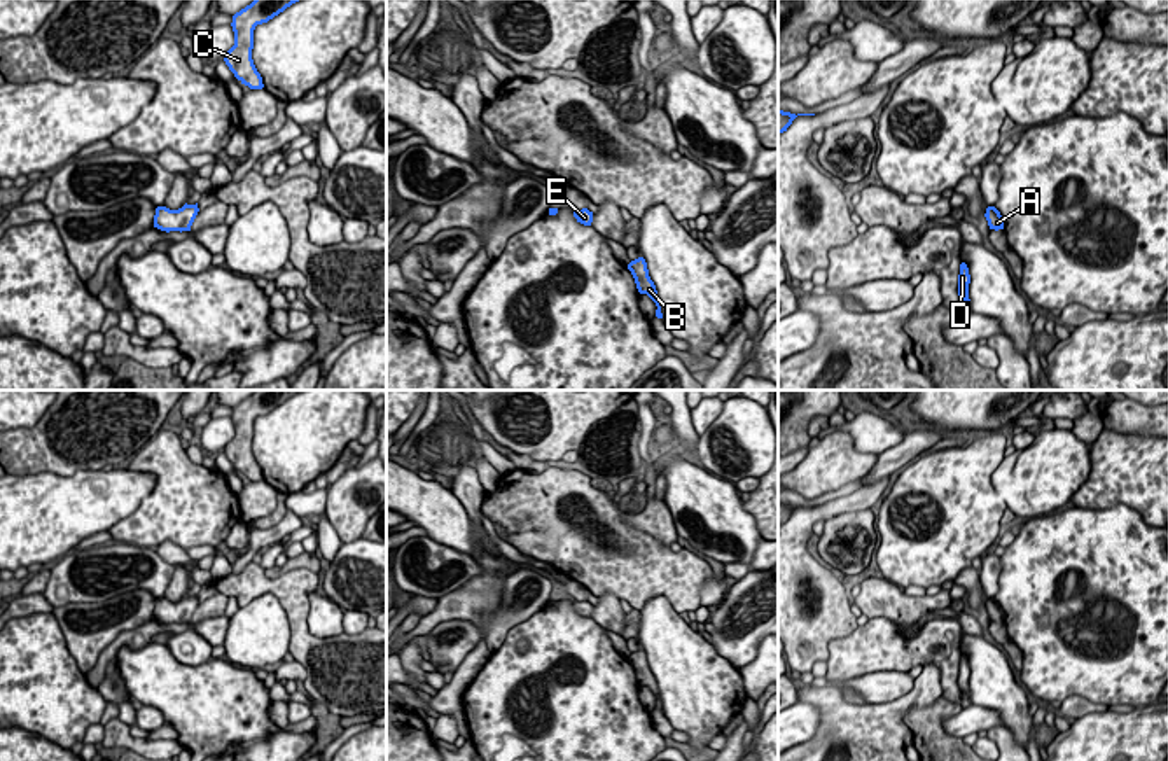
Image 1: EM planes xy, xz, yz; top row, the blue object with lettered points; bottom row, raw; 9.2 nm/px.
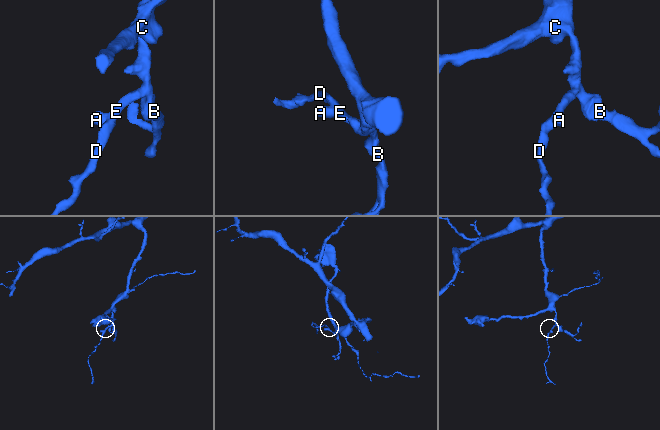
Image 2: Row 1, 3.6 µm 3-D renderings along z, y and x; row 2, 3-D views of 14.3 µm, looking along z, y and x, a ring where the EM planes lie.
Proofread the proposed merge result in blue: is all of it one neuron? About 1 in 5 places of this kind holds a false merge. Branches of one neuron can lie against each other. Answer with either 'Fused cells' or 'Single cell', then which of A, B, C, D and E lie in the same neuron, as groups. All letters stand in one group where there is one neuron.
Single cell. Groups: A B C D E

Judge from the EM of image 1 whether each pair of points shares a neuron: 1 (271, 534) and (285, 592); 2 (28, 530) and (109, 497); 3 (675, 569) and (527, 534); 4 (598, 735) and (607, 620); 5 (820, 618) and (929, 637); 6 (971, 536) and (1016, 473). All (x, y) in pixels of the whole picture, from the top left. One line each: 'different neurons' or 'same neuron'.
1: different neurons
2: same neuron
3: same neuron
4: different neurons
5: different neurons
6: different neurons

